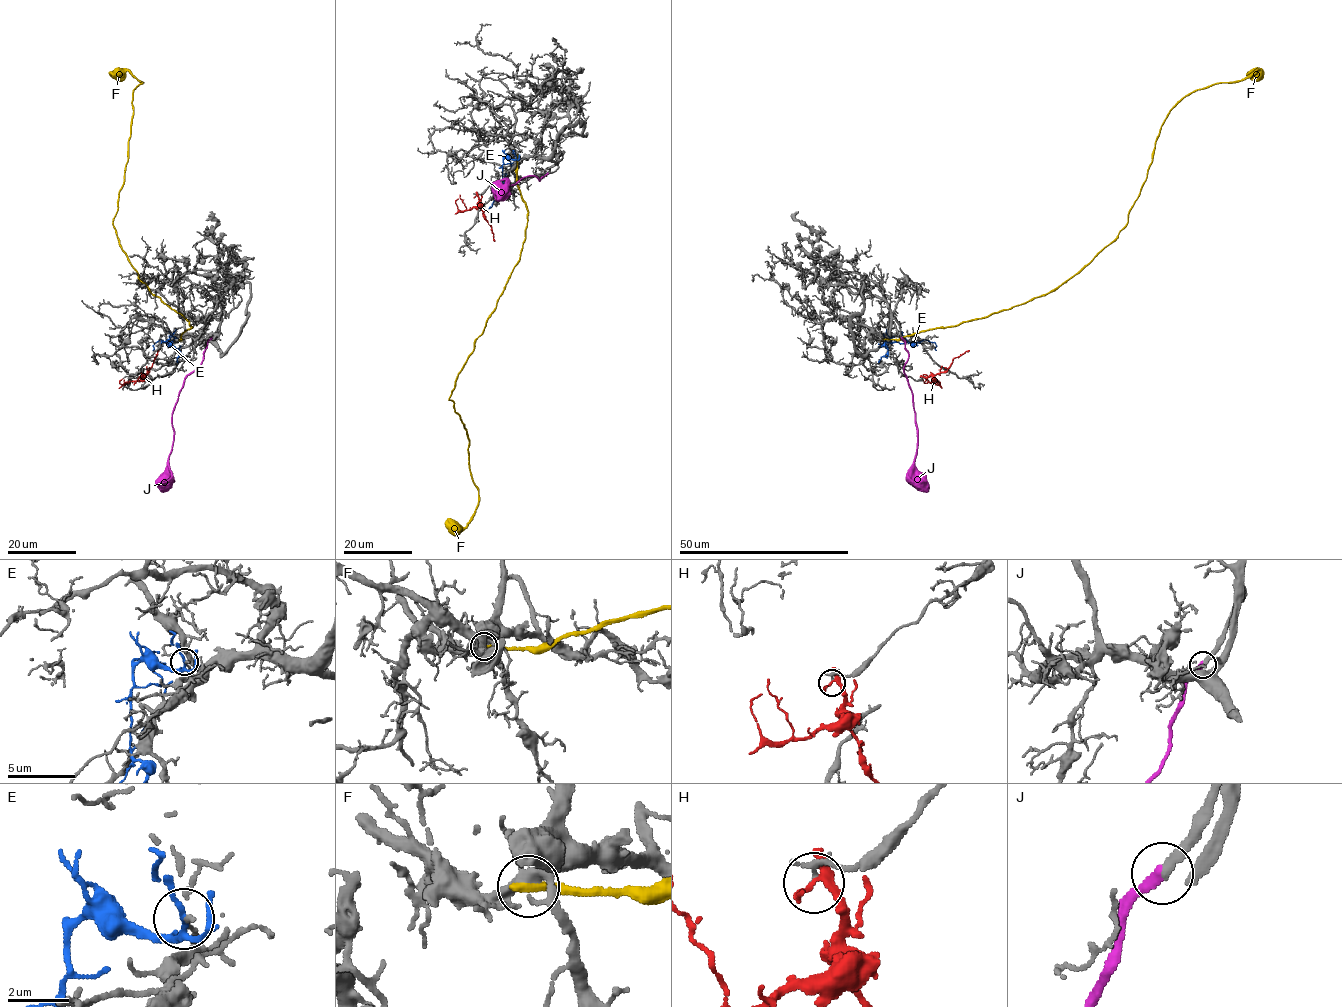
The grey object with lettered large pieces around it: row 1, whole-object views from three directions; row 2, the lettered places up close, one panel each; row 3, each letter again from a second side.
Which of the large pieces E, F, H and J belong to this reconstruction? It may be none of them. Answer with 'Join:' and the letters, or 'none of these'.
Join: J

